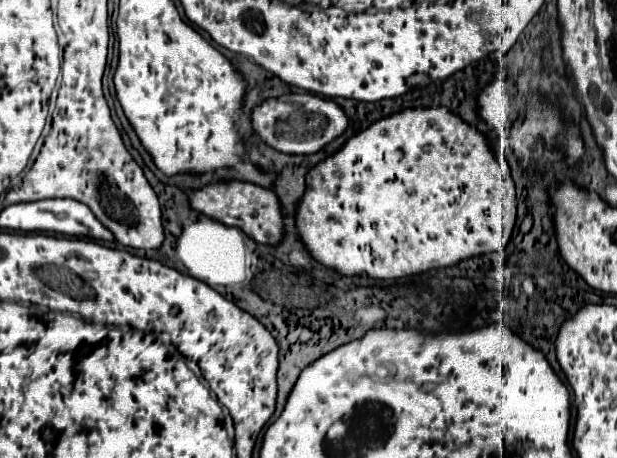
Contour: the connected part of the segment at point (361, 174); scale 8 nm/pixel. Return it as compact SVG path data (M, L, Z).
M409 107L409 109L391 113L379 121L371 123L367 129L349 137L339 151L335 151L333 155L329 155L323 161L319 161L307 173L307 191L297 203L295 219L297 219L295 227L297 227L303 247L323 267L333 269L341 277L361 277L365 273L369 279L401 279L401 277L425 273L431 269L453 267L459 261L465 261L469 257L487 255L487 253L503 249L511 241L511 233L515 227L517 193L515 193L515 181L513 181L511 169L507 165L503 165L503 161L495 153L491 141L479 129L465 123L459 115L455 115L447 107L419 107L419 109Z

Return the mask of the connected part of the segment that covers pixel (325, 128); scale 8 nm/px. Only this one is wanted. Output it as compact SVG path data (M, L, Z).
M311 93L281 95L277 99L265 99L261 105L253 107L251 125L257 137L269 147L281 153L307 155L307 153L317 153L323 145L339 137L347 127L347 115L331 99L323 99Z

